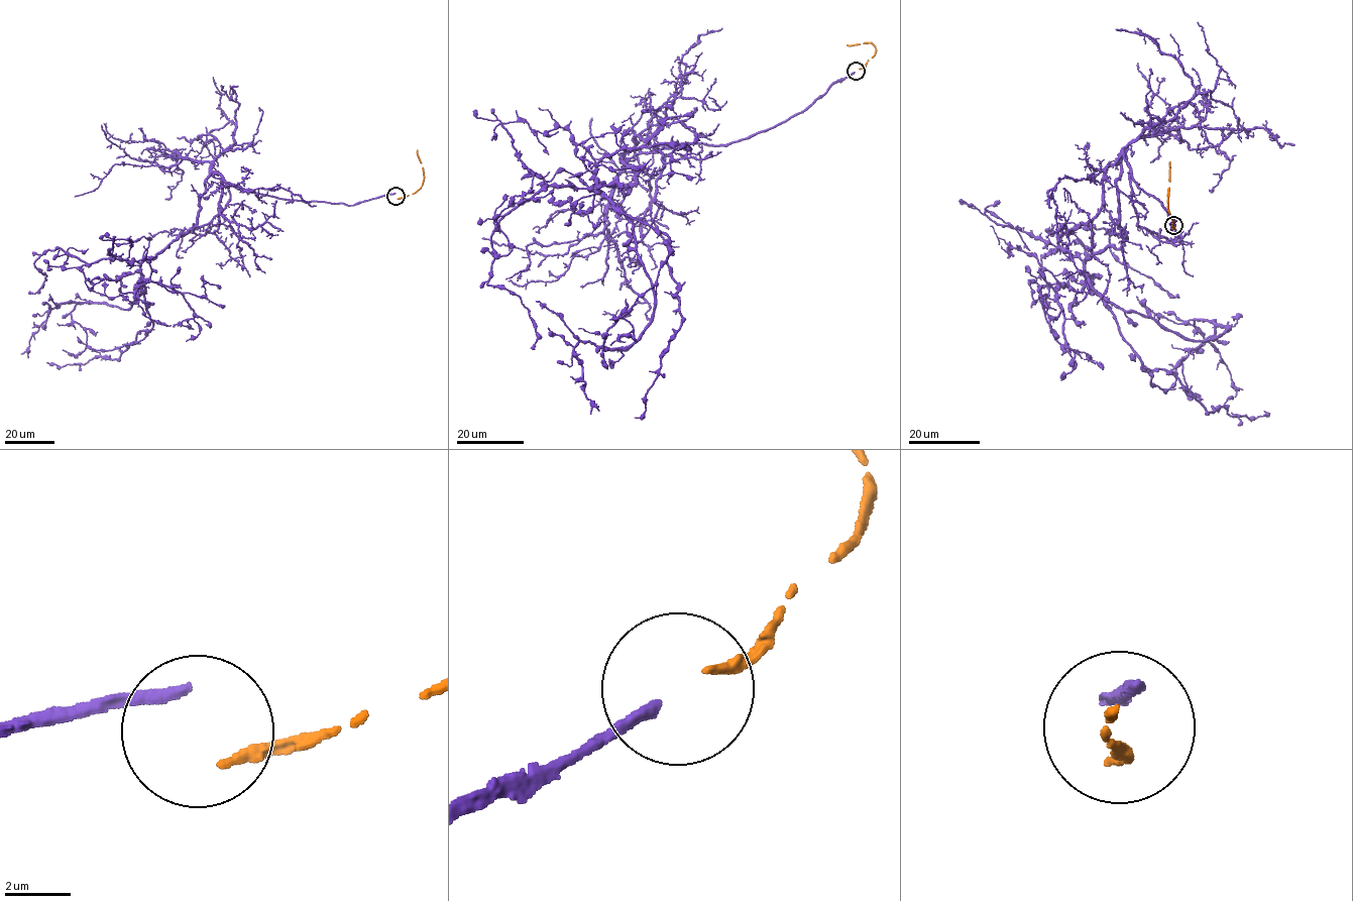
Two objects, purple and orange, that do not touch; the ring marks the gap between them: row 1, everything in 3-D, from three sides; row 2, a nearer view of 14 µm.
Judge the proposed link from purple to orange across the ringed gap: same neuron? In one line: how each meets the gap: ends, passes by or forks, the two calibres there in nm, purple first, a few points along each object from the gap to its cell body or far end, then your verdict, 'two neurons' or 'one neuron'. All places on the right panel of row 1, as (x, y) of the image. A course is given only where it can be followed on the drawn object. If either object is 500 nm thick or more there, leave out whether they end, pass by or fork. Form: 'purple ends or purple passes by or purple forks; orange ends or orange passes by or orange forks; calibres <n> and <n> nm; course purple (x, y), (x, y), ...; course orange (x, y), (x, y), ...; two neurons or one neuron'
purple ends; orange ends; calibres 420 and 240 nm; course purple (1174, 222), (1123, 153), (1120, 247), (1085, 257), (1088, 283), (1187, 338), (1227, 328), (1193, 320), (1239, 390); course orange (1171, 228), (1174, 229), (1167, 193), (1169, 161); two neurons

